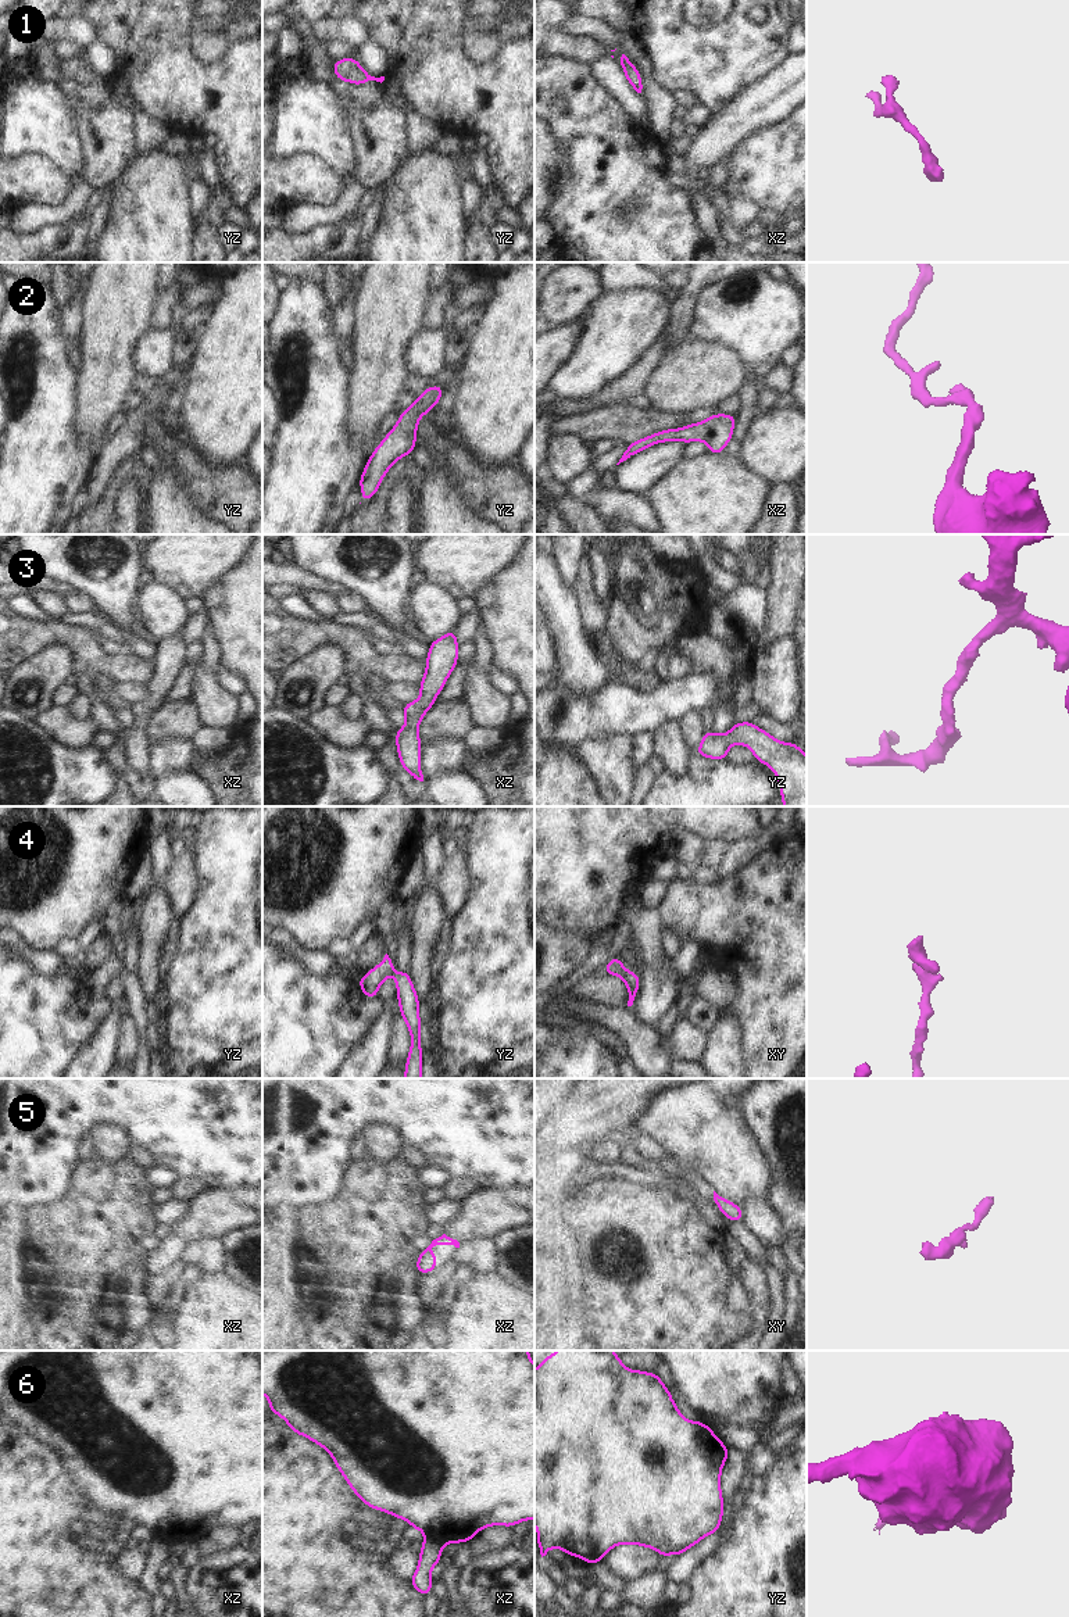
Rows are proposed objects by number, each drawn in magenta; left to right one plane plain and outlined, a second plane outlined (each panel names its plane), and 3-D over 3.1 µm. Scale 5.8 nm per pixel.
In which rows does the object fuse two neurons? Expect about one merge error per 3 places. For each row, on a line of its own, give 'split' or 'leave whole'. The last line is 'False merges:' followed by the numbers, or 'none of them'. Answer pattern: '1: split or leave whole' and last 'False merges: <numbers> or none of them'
1: leave whole
2: leave whole
3: leave whole
4: leave whole
5: leave whole
6: split
False merges: 6

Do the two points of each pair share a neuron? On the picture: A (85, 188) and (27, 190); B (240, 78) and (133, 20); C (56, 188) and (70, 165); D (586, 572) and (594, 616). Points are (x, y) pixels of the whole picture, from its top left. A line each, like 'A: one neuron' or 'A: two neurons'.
A: two neurons
B: one neuron
C: two neurons
D: one neuron

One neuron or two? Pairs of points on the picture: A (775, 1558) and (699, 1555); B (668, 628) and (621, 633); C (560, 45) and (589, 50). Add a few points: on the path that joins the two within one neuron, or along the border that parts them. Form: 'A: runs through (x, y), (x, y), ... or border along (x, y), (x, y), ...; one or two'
A: border along (721, 1545), (696, 1569), (689, 1580); two
B: runs through (657, 636), (632, 636); one
C: runs through (567, 45), (582, 49); one

